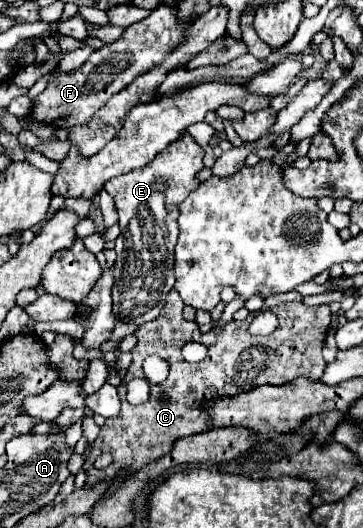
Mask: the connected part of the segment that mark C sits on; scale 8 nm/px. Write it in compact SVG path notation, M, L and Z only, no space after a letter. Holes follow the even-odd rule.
M170 291L160 317L154 319L152 323L146 323L144 327L138 327L136 331L138 345L132 349L134 361L118 387L118 395L122 401L120 413L106 421L98 439L92 445L92 451L86 455L86 461L82 465L82 469L86 471L86 487L94 487L96 483L110 479L110 485L106 489L106 495L110 495L122 485L122 481L132 477L150 461L156 461L158 457L170 453L176 439L208 431L210 417L202 407L204 401L226 395L238 395L244 391L252 391L260 385L284 385L298 377L320 379L326 369L322 347L326 331L330 329L330 315L332 315L330 307L284 303L272 307L270 311L280 321L278 329L270 337L252 337L248 333L252 315L248 315L248 319L244 321L230 321L224 327L200 333L194 321L186 321L182 317L182 299L178 297L176 291ZM186 341L200 341L202 345L206 345L208 357L196 365L184 361L180 351ZM152 353L168 361L170 375L164 383L152 385L152 393L146 403L130 405L126 401L126 383L136 377L142 377L142 363ZM102 453L110 453L114 457L114 463L104 471L96 471L92 463Z

